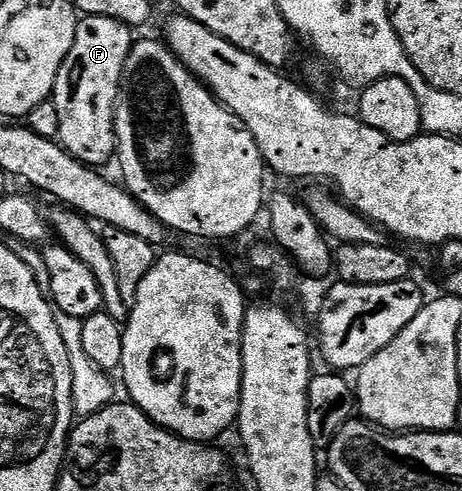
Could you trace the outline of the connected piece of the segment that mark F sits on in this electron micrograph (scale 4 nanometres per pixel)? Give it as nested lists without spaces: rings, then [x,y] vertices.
[[[110,17],[81,18],[77,25],[73,48],[62,61],[58,69],[56,83],[53,85],[50,102],[58,109],[58,125],[60,126],[59,144],[78,161],[89,167],[103,168],[103,163],[113,162],[117,154],[116,146],[116,104],[120,102],[120,89],[124,81],[124,66],[134,42],[133,28],[120,24]]]

